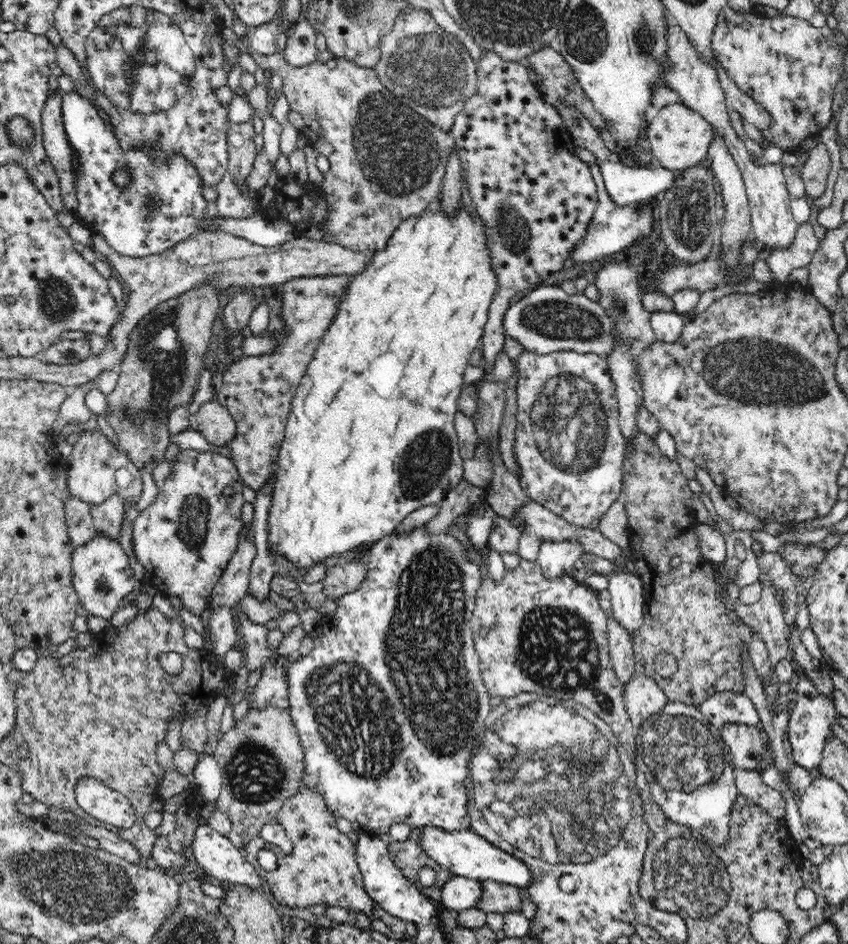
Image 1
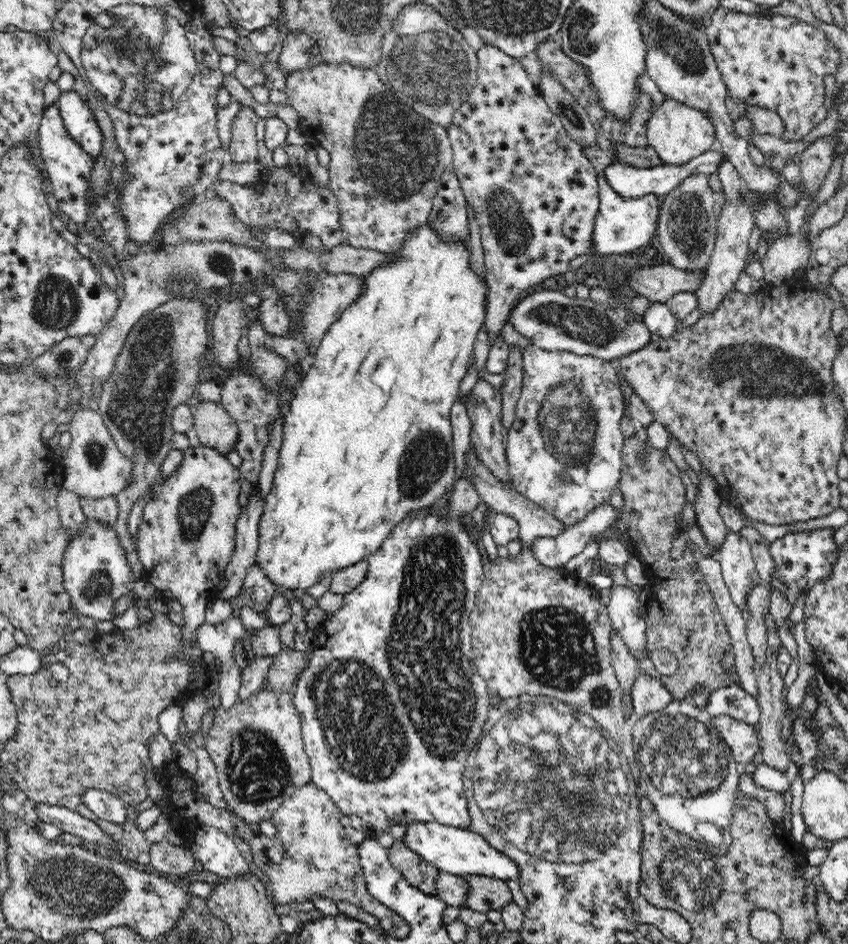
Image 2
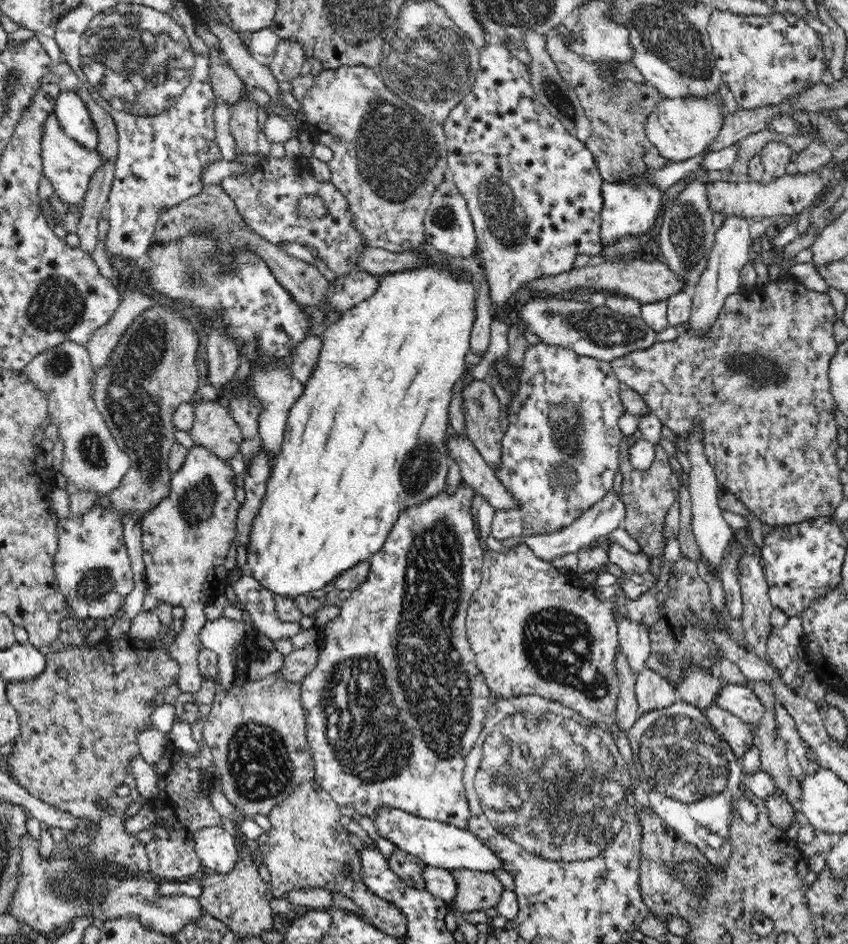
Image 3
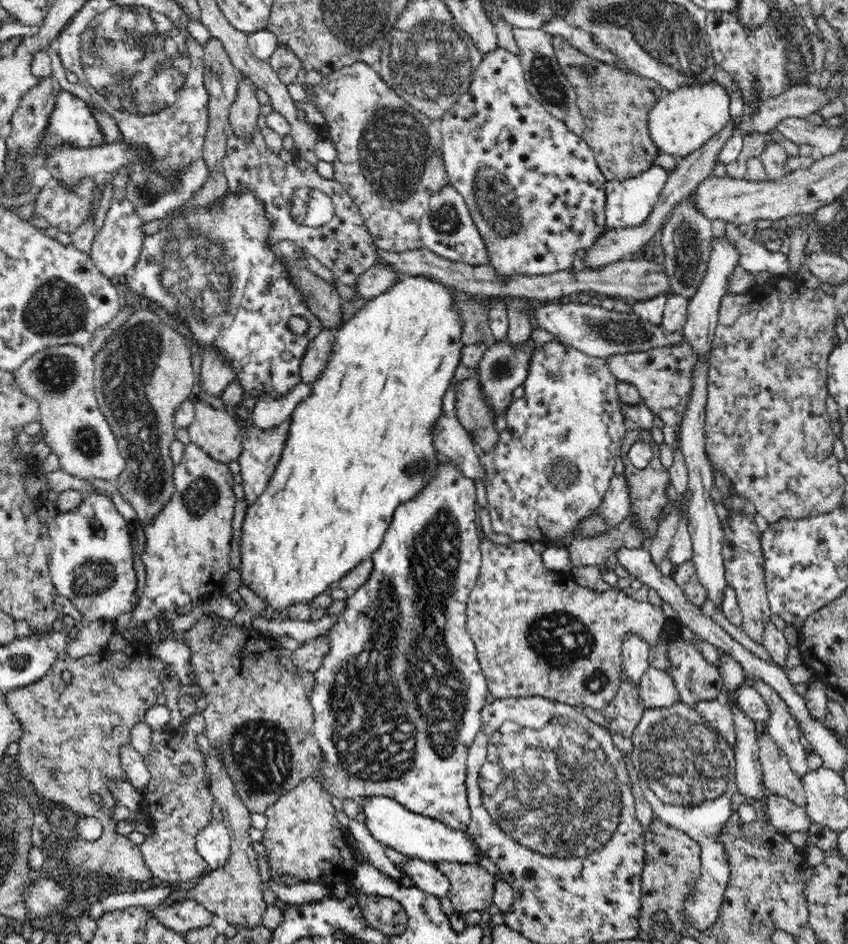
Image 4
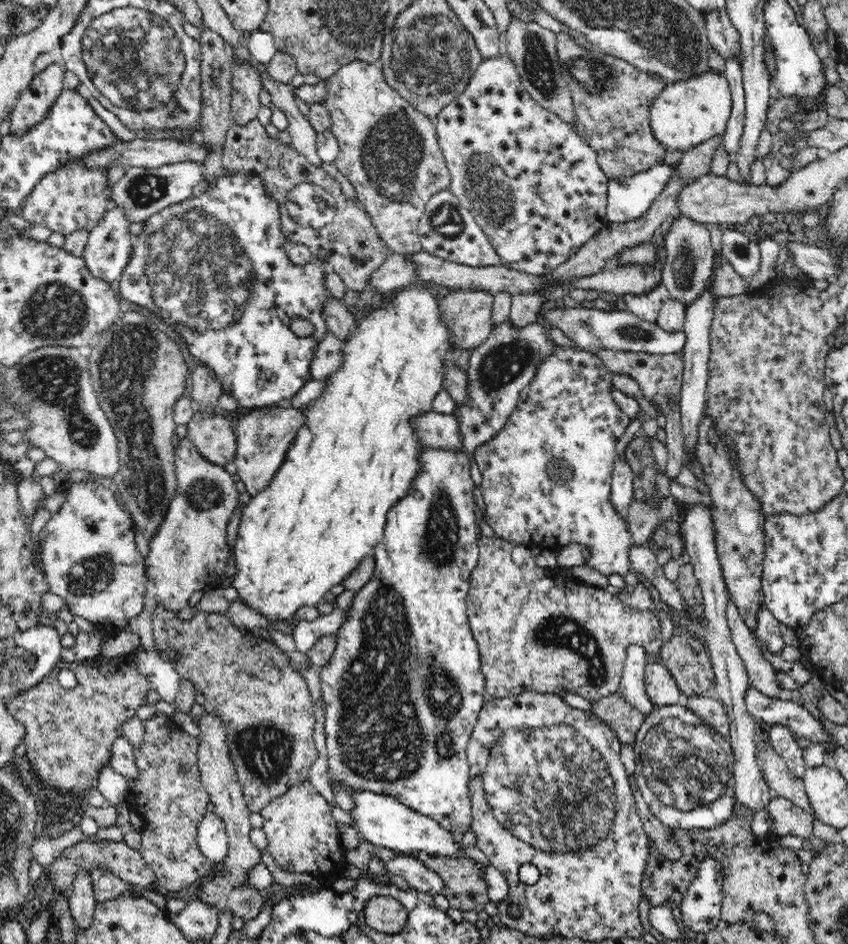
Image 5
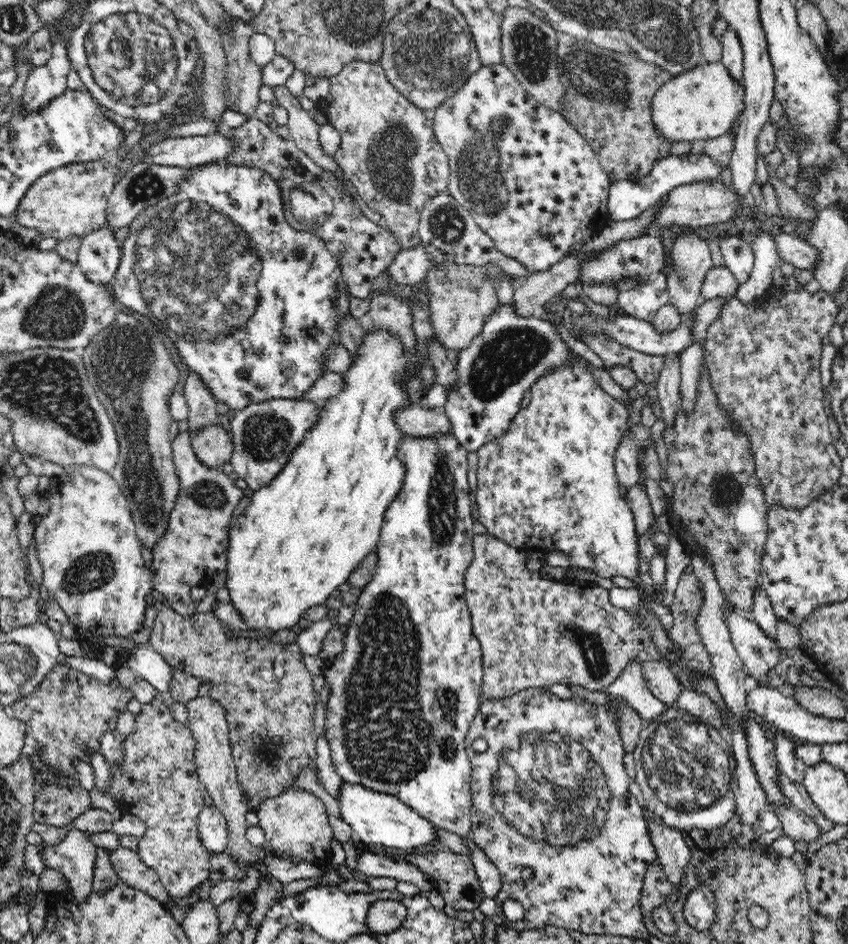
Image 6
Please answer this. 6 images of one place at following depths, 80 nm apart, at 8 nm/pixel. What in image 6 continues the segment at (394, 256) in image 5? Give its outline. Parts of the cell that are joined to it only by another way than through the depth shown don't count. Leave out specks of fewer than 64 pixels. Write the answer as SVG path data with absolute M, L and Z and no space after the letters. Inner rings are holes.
M418 245L413 249L400 250L398 254L394 257L394 260L390 262L390 266L383 271L383 274L386 274L389 279L389 284L395 282L398 285L410 286L414 285L417 282L422 281L426 278L427 272L430 269L430 256L429 254L422 249L422 245Z

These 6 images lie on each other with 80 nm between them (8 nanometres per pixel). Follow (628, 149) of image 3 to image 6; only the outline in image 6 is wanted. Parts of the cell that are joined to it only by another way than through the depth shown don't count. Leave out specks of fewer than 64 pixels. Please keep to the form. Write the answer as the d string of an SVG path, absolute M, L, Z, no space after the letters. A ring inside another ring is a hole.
M556 31L556 38L558 73L560 83L566 88L566 100L561 112L564 119L593 148L611 182L620 179L635 181L638 176L646 176L657 160L669 155L671 147L671 142L659 134L651 118L654 96L662 84L671 80L671 76L657 66L644 64L636 54L623 56L612 53L562 31Z

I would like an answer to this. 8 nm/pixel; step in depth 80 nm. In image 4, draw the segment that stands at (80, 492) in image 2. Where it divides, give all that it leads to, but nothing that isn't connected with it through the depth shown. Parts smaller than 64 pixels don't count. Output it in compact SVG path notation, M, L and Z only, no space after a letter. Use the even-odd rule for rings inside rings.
M65 344L51 346L49 349L41 350L30 357L21 367L13 371L13 377L17 385L27 394L39 402L39 411L42 423L41 430L45 437L43 441L48 442L51 451L58 455L60 468L88 483L94 479L116 482L121 472L126 468L125 458L117 445L114 433L107 423L105 416L99 409L94 382L95 365L93 357L84 353L82 346Z

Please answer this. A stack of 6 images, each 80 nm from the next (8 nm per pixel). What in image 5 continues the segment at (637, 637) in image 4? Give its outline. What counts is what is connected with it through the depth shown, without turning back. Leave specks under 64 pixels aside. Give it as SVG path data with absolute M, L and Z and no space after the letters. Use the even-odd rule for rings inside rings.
M630 644L626 648L623 676L617 693L621 694L630 704L633 704L645 715L652 712L654 703L646 695L645 670L650 662L647 652L641 644Z

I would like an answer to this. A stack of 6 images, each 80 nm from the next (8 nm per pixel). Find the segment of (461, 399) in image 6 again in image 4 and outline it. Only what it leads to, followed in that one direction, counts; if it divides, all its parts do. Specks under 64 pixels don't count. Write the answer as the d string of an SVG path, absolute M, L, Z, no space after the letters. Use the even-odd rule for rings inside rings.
M508 340L493 343L480 360L476 377L483 386L486 402L493 408L493 414L508 409L513 399L512 390L522 386L526 380L530 356L537 346L530 342L528 347L528 351L516 349Z

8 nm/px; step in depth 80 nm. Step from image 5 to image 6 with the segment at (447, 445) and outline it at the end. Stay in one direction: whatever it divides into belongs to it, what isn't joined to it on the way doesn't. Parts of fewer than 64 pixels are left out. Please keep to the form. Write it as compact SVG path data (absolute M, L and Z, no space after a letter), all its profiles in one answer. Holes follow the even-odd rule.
M422 406L402 409L395 418L397 425L406 435L414 437L454 437L450 419L447 415L434 409Z

